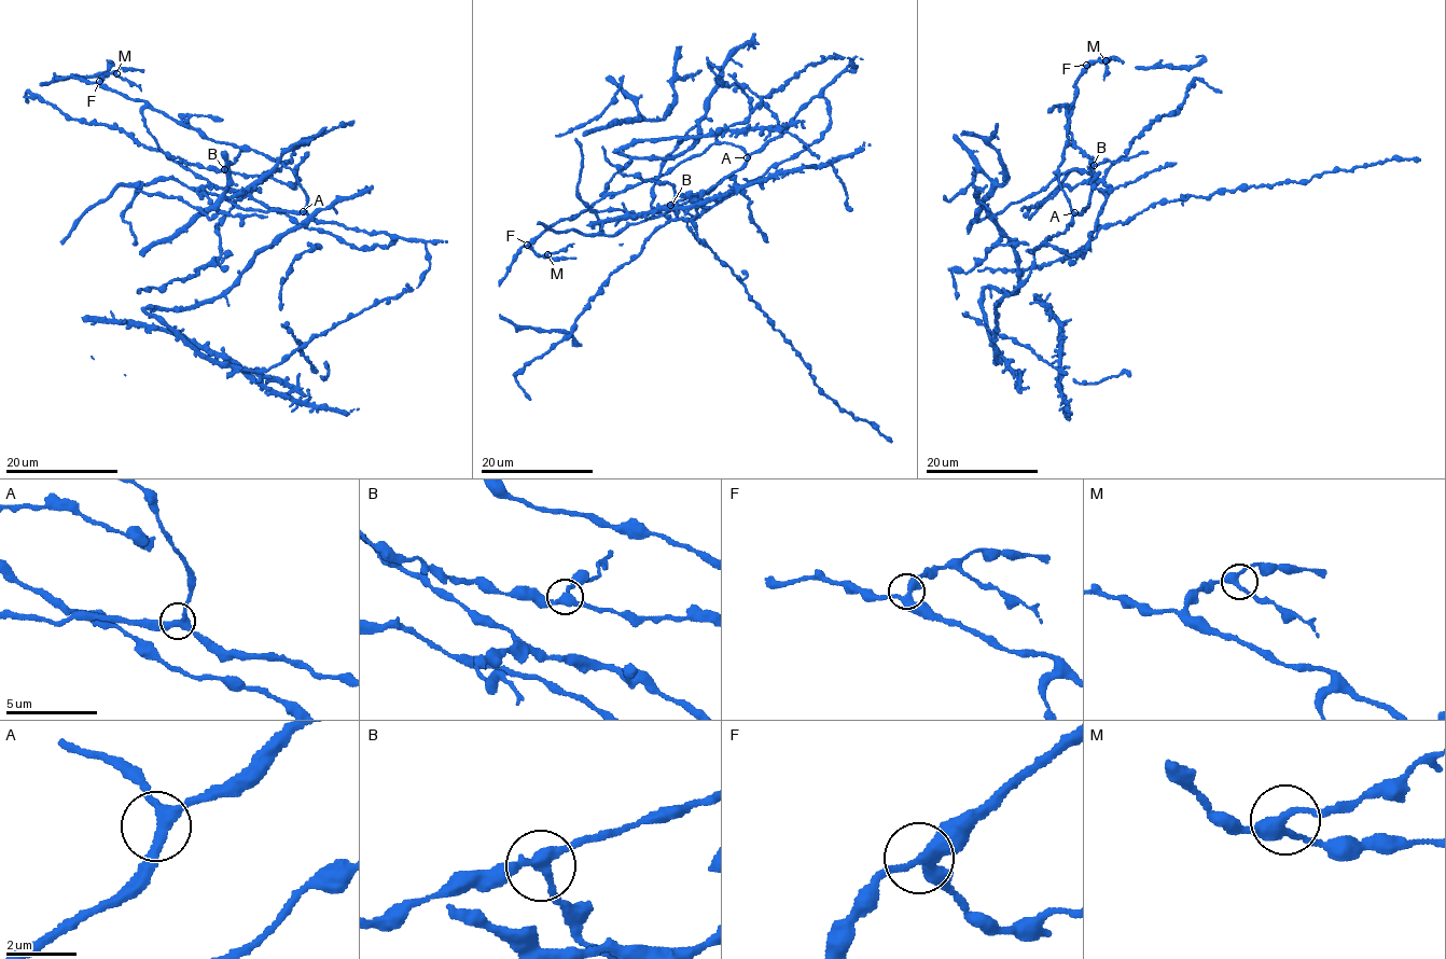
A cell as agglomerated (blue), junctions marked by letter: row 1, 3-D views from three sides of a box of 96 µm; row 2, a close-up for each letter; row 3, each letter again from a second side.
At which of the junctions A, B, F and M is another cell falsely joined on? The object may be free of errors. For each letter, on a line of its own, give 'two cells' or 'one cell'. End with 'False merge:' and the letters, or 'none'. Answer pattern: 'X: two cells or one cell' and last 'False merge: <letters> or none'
A: one cell
B: two cells
F: one cell
M: one cell
False merge: B

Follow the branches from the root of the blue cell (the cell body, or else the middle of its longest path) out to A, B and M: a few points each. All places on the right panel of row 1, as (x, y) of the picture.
A: (997, 313), (995, 308), (1000, 300), (1013, 292), (1031, 272), (1034, 250), (1046, 238), (1064, 233), (1074, 212)
B: (997, 313), (1031, 272), (1034, 250), (1064, 233), (1071, 219), (1057, 171), (1074, 94), (1068, 128), (1094, 165)
M: (997, 313), (1031, 272), (1034, 250), (1064, 233), (1071, 219), (1057, 171), (1067, 114), (1085, 66), (1106, 60)

